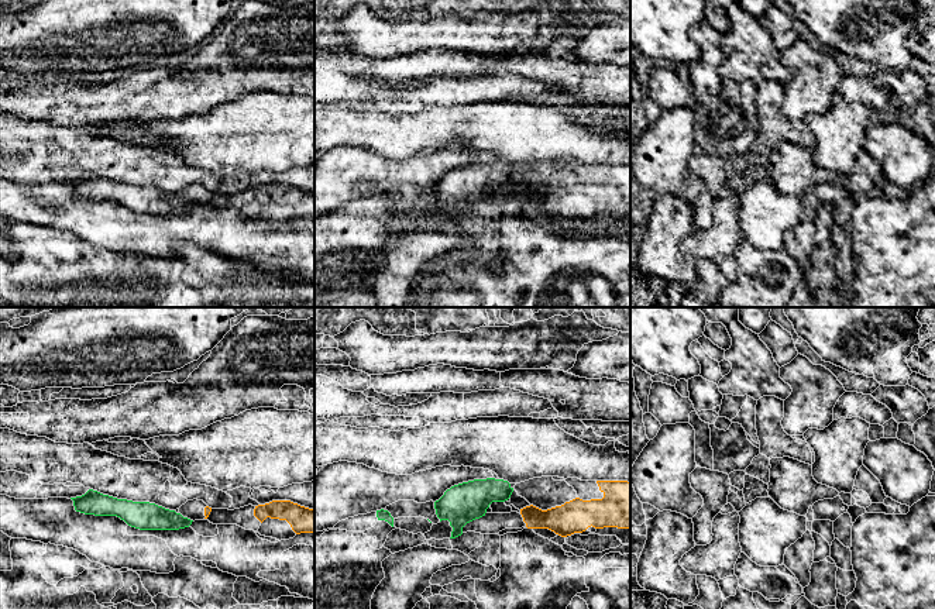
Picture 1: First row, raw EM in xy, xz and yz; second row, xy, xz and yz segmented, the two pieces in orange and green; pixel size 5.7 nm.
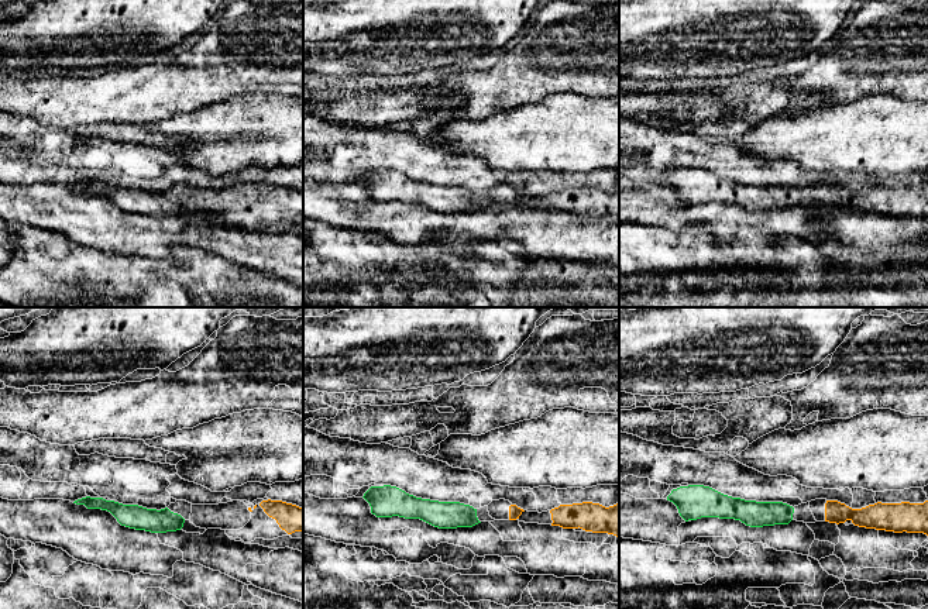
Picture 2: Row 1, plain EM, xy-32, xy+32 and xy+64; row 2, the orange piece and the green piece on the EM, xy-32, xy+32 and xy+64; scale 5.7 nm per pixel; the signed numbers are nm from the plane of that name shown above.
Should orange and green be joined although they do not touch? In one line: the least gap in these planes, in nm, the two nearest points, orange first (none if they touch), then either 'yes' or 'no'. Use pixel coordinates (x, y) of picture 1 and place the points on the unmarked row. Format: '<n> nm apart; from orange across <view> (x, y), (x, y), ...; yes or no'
70 nm apart; from orange across xy (205, 202), (192, 205); yes

